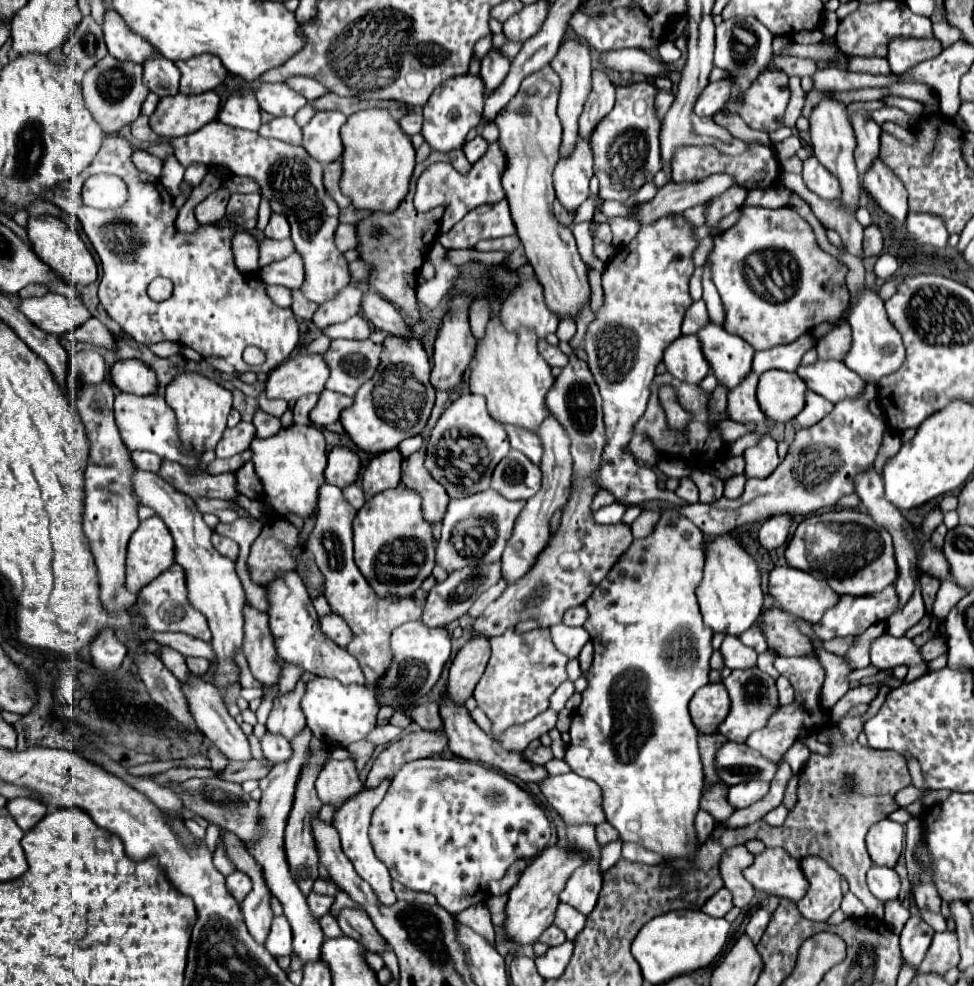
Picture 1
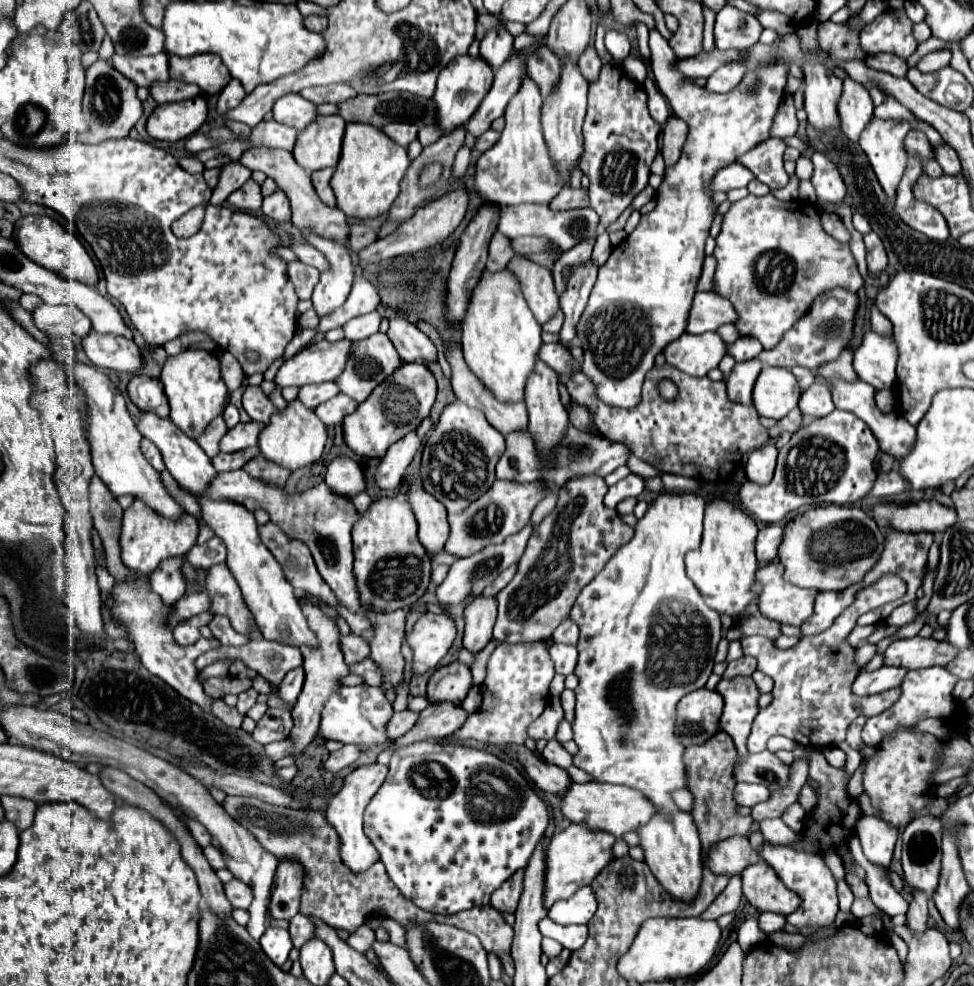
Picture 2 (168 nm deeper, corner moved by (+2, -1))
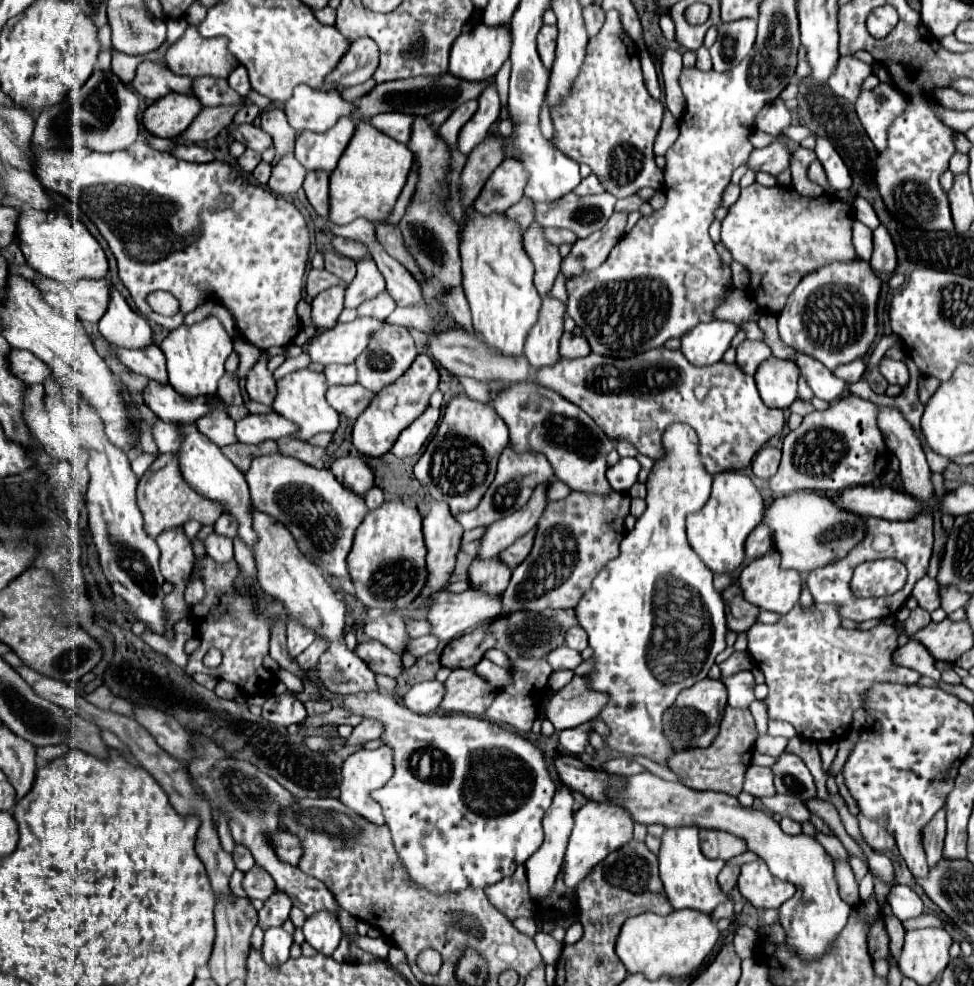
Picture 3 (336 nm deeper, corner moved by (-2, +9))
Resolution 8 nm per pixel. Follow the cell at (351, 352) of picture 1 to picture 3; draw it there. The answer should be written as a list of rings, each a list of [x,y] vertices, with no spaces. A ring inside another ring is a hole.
[[[383,323],[383,327],[377,333],[373,333],[371,343],[367,345],[367,349],[355,359],[357,383],[363,385],[365,389],[373,391],[373,393],[379,393],[385,385],[399,379],[411,367],[415,357],[417,357],[417,347],[415,347],[413,337],[409,335],[407,327],[397,327],[397,325]]]

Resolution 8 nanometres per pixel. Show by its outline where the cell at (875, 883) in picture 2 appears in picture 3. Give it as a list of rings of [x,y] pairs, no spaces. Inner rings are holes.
[[[895,885],[895,887],[889,891],[887,901],[889,901],[889,905],[891,905],[893,915],[895,915],[899,921],[917,917],[917,915],[921,915],[921,911],[923,911],[923,901],[921,901],[921,897],[919,897],[911,887],[907,887],[907,885]]]

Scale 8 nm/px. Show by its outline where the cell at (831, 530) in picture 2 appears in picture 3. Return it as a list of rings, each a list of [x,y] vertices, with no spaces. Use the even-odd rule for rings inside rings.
[[[793,493],[777,497],[767,509],[763,523],[769,523],[773,531],[775,549],[781,553],[781,567],[811,573],[817,567],[831,565],[849,555],[867,535],[865,517],[837,507],[831,499],[815,493]]]

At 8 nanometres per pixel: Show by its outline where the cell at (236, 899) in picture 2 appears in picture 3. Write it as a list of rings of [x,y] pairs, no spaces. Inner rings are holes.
[[[253,865],[253,869],[247,871],[243,877],[243,889],[249,899],[265,901],[265,899],[269,899],[269,895],[273,895],[275,883],[261,865]]]

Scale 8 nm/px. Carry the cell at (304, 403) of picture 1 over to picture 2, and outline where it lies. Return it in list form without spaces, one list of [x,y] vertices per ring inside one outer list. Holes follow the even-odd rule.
[[[317,383],[317,385],[305,385],[305,387],[301,387],[301,391],[299,391],[299,399],[307,405],[307,407],[311,407],[311,409],[315,409],[317,405],[321,405],[321,403],[325,403],[327,399],[331,399],[331,397],[335,397],[339,393],[339,389],[337,389],[337,383]]]

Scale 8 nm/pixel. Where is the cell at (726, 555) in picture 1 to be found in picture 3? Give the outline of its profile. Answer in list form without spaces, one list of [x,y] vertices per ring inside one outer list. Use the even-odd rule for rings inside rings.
[[[725,471],[713,477],[711,497],[697,515],[689,515],[687,519],[687,539],[693,551],[701,557],[701,561],[717,575],[725,573],[731,577],[731,583],[737,583],[737,571],[745,561],[745,539],[763,521],[765,505],[763,497],[755,489],[753,481],[735,471]]]

